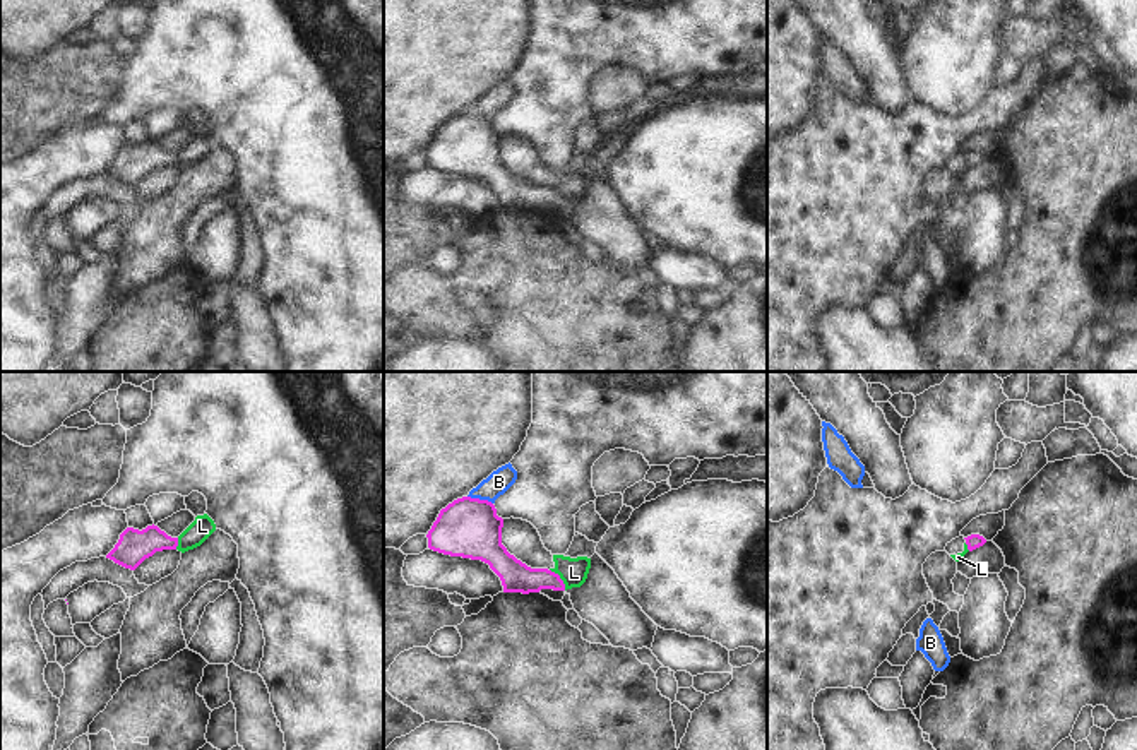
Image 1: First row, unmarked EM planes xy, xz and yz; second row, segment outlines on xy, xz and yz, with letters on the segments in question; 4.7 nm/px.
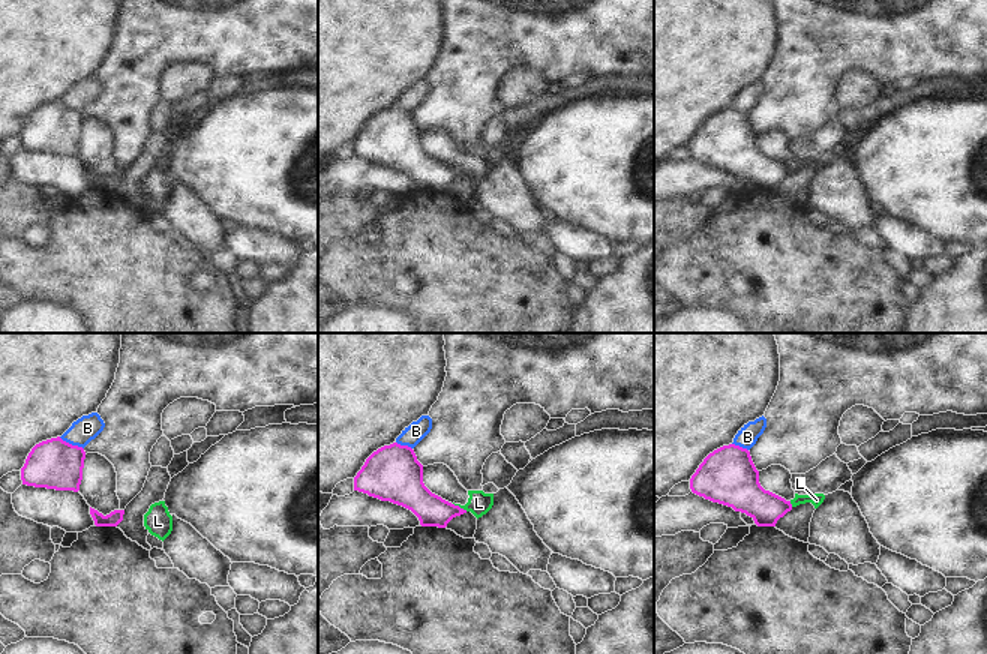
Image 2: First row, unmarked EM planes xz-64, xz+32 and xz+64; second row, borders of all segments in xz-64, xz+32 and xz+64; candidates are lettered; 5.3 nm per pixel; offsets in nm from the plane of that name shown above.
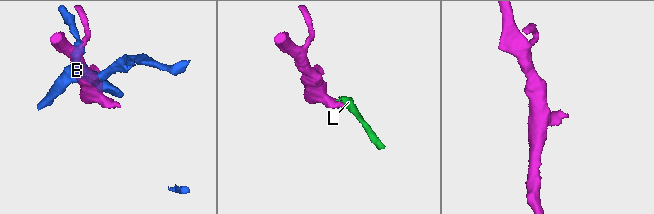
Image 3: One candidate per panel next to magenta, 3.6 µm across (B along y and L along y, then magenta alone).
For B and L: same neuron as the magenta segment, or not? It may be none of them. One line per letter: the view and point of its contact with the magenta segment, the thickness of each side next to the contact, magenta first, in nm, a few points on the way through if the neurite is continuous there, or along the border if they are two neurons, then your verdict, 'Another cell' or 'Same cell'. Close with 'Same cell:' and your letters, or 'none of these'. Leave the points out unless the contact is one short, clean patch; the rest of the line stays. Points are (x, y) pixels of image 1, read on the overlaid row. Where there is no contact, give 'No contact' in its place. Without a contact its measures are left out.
B: Touches magenta at xz (478, 499). Thickness 280 nm (magenta) against 110 nm. Another cell
L: Touches magenta at xz (560, 579). Thickness 140 nm (magenta) against 130 nm. Boundary: xz (550, 569), (559, 576), (565, 589). Another cell
Same cell: none of these.

